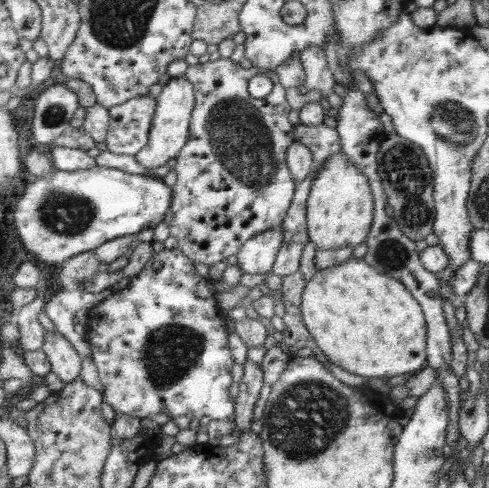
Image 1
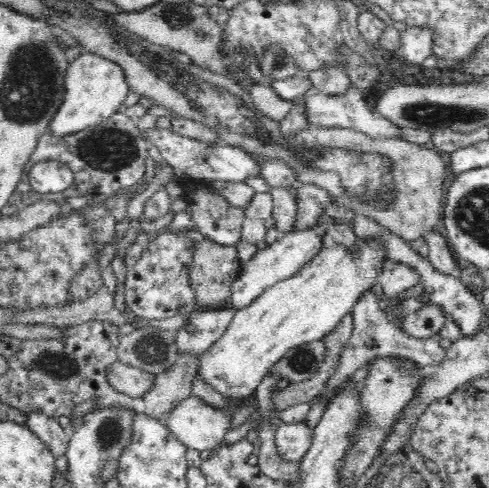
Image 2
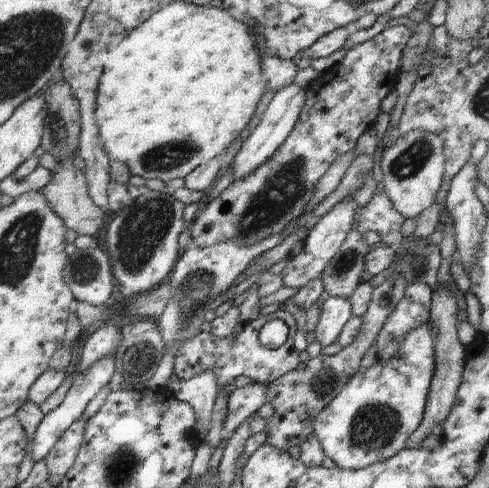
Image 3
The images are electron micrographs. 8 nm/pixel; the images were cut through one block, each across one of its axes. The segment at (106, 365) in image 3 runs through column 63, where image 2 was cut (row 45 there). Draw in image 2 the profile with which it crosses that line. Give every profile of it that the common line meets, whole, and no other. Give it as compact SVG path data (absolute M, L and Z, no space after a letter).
M408 28L402 32L402 48L396 52L398 58L406 60L406 64L420 66L428 56L434 54L436 32L432 28Z

